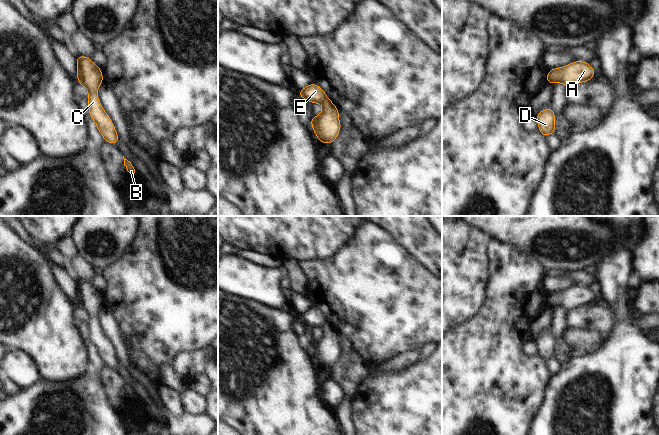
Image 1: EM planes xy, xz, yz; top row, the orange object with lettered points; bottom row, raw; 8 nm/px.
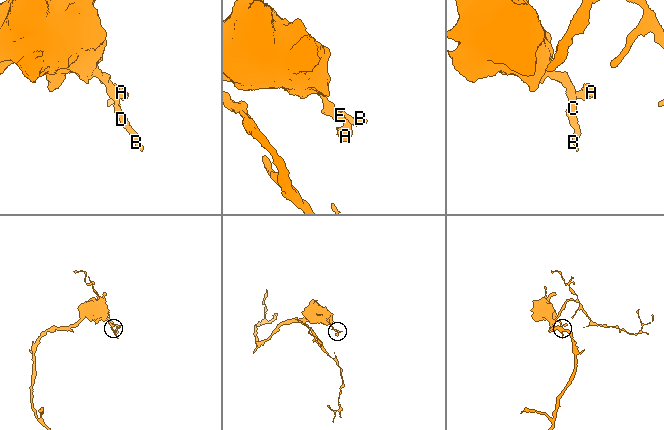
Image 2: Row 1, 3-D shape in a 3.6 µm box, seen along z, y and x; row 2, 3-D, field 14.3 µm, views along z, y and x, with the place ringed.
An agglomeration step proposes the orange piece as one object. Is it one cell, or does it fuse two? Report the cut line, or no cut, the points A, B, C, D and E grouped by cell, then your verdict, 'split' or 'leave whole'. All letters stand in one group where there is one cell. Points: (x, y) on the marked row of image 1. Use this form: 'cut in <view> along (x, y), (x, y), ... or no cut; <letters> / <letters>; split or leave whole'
cut in xz along (326, 97), (320, 102); A / B C D E; split

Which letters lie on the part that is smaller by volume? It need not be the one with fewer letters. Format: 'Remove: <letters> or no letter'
Remove: A

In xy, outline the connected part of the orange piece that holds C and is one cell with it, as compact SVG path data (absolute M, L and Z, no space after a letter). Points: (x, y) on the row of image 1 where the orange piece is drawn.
M76 56L75 58L77 61L78 82L89 92L89 96L86 98L89 104L89 114L104 137L105 142L116 145L119 137L97 96L97 88L103 83L101 69L85 56Z

